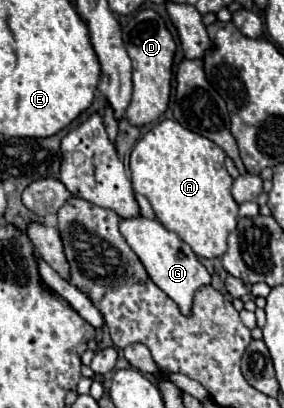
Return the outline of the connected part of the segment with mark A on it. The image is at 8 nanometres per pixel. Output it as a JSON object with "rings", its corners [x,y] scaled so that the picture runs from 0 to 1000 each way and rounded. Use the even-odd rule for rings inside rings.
{"rings":[[[570,294],[549,304],[521,328],[493,338],[472,358],[458,382],[458,417],[465,417],[465,461],[472,471],[521,485],[549,534],[592,559],[613,564],[697,627],[718,632],[768,632],[803,608],[803,574],[831,564],[838,549],[838,500],[824,495],[817,466],[817,431],[789,407],[789,368],[739,348],[732,338],[634,309],[620,294]]]}

